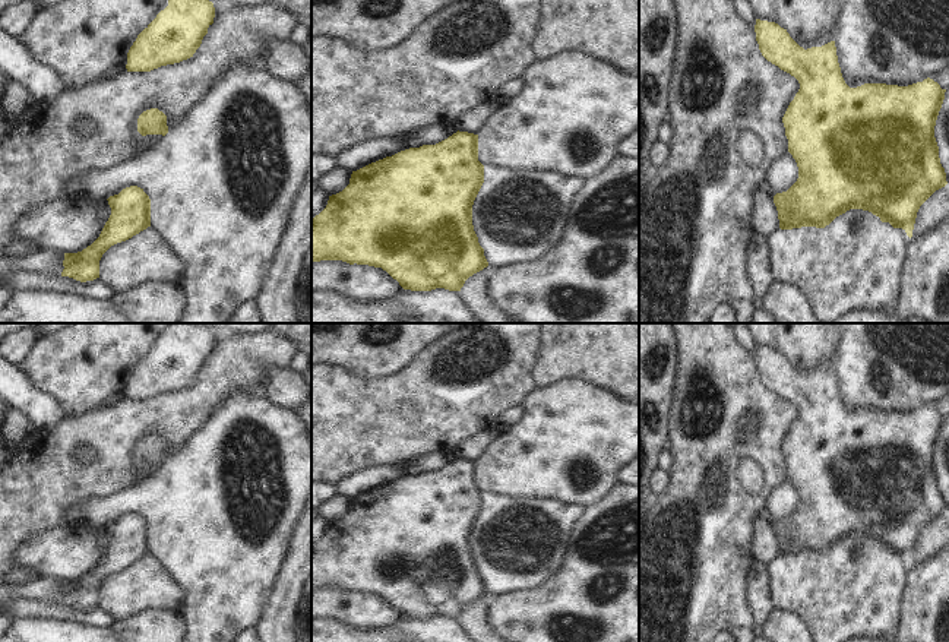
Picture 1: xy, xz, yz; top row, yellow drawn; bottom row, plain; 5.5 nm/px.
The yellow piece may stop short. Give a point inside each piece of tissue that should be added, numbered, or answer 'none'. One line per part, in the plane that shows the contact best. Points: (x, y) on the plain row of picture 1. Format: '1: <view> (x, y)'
none

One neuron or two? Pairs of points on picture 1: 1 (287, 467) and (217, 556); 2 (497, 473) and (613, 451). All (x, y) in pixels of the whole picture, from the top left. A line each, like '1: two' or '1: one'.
1: one
2: one

